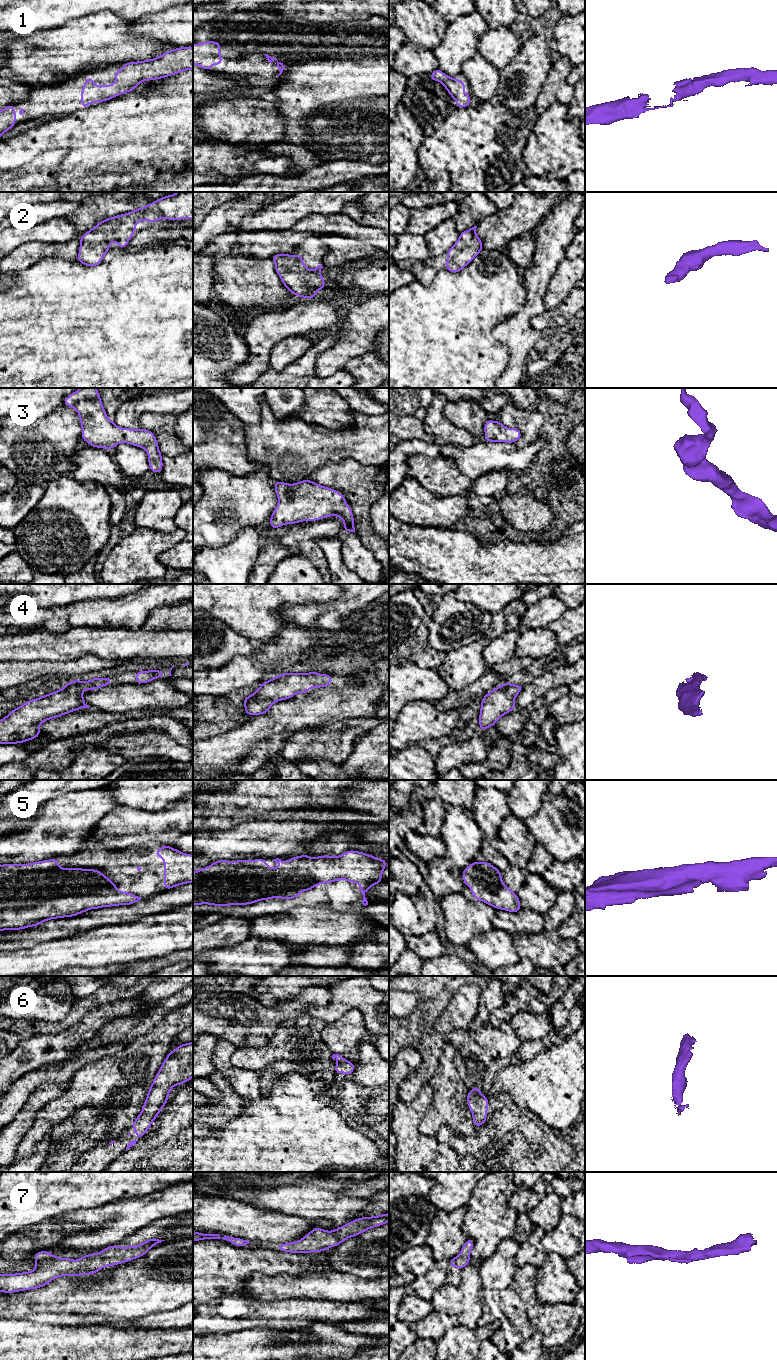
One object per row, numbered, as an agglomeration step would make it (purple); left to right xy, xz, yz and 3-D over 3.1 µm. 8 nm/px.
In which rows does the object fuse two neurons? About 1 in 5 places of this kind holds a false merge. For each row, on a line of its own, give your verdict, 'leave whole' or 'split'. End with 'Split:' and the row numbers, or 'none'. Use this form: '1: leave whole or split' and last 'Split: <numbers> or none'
1: leave whole
2: leave whole
3: leave whole
4: leave whole
5: leave whole
6: leave whole
7: leave whole
Split: none

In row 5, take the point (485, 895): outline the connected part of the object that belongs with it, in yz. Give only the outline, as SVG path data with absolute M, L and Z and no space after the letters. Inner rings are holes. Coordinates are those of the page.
M473 861L462 871L462 877L478 901L512 913L522 909L517 894L502 882L502 873L489 862Z

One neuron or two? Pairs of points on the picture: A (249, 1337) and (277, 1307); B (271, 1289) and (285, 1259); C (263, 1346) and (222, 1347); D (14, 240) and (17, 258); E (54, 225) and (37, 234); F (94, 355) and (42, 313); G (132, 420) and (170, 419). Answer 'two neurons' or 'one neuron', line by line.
A: two neurons
B: two neurons
C: one neuron
D: two neurons
E: one neuron
F: one neuron
G: two neurons

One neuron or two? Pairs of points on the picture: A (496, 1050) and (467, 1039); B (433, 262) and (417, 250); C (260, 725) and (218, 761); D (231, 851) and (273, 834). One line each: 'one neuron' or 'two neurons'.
A: one neuron
B: two neurons
C: one neuron
D: one neuron

